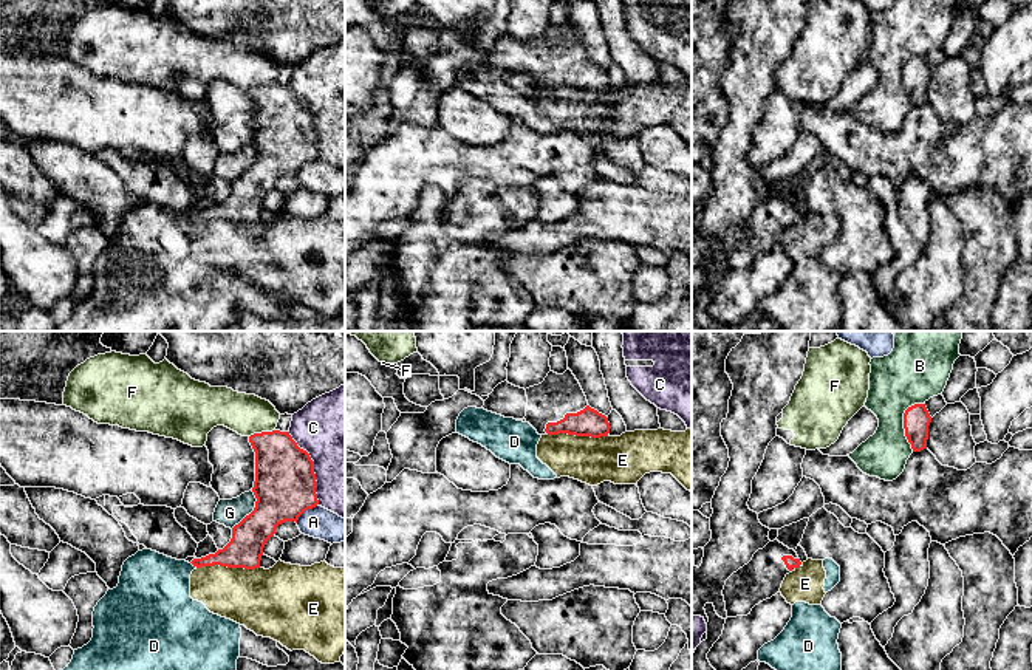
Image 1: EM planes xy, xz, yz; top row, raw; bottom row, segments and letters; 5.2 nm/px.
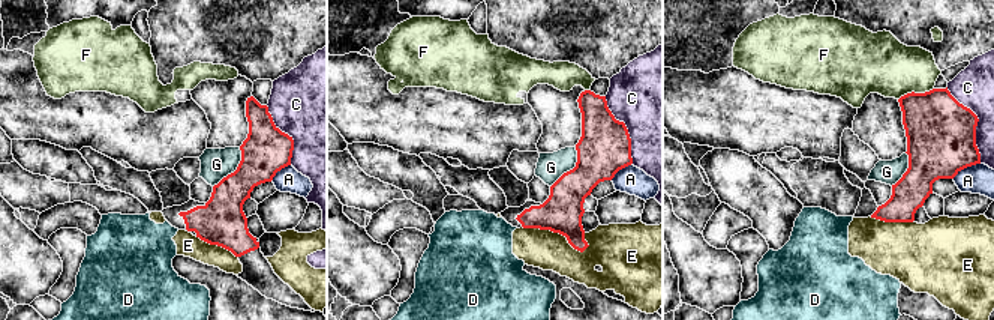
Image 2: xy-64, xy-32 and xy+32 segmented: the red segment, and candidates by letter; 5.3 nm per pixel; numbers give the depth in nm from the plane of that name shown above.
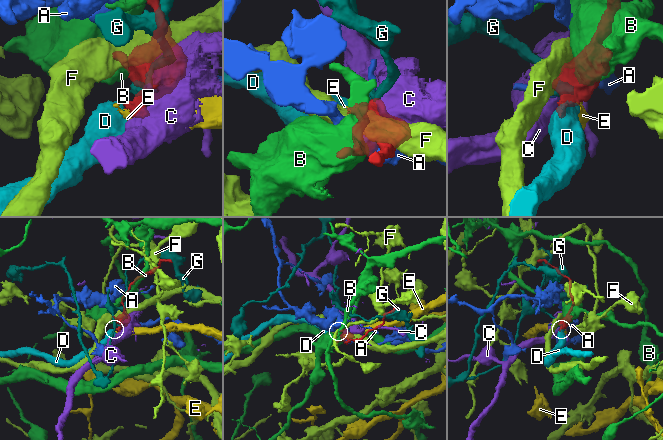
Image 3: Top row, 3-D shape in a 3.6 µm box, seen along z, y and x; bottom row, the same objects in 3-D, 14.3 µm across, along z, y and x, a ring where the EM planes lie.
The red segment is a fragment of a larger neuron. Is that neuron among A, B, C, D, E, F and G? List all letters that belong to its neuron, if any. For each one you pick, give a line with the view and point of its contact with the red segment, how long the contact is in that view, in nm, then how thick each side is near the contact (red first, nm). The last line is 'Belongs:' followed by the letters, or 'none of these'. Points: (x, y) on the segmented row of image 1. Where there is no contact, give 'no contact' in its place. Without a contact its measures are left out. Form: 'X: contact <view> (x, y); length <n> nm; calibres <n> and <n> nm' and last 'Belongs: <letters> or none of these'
Belongs: none of these

